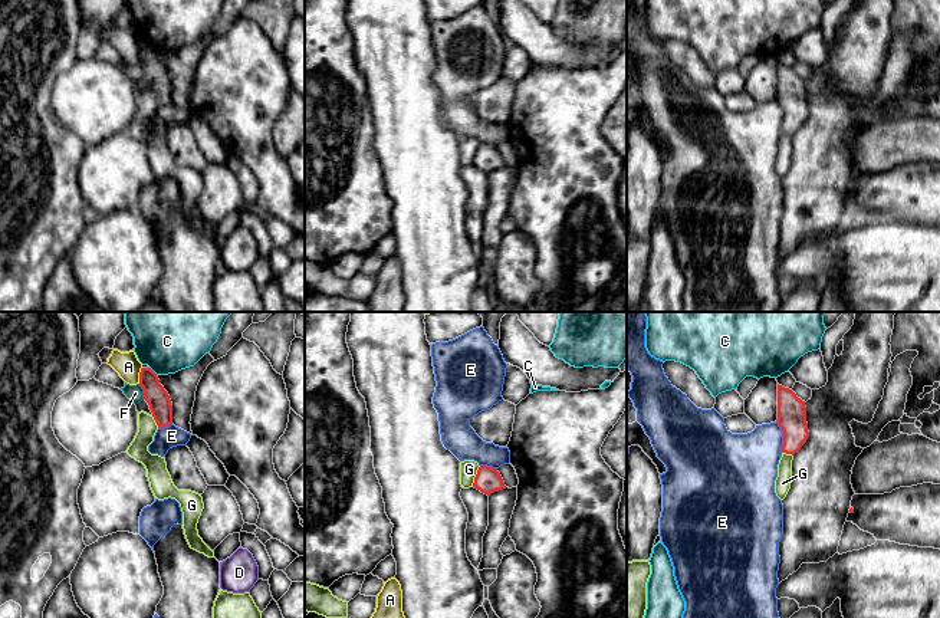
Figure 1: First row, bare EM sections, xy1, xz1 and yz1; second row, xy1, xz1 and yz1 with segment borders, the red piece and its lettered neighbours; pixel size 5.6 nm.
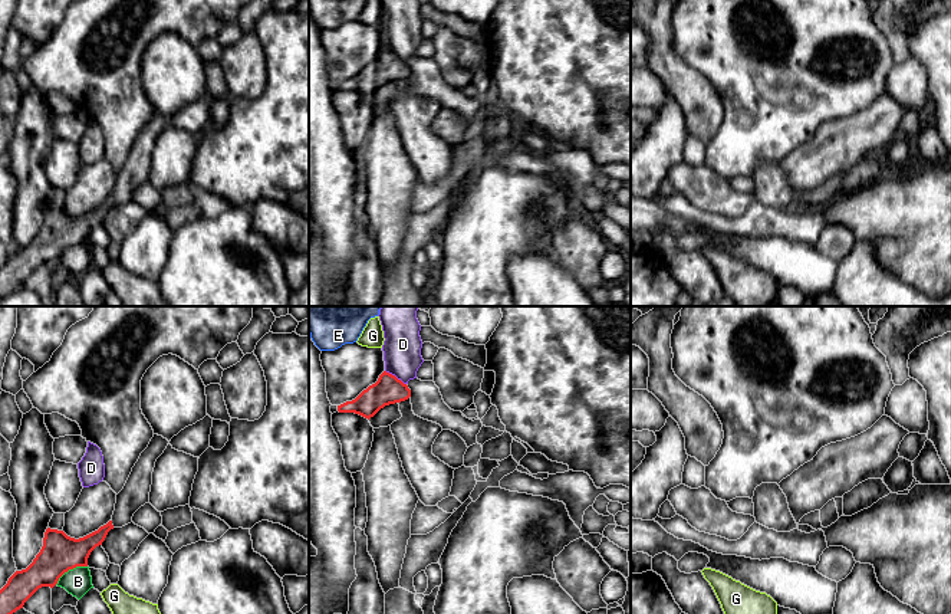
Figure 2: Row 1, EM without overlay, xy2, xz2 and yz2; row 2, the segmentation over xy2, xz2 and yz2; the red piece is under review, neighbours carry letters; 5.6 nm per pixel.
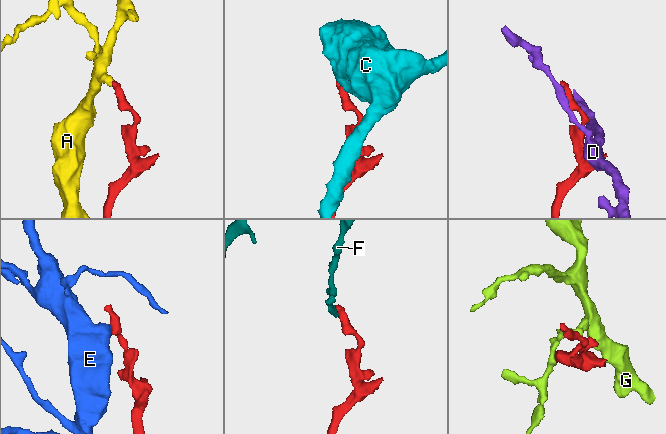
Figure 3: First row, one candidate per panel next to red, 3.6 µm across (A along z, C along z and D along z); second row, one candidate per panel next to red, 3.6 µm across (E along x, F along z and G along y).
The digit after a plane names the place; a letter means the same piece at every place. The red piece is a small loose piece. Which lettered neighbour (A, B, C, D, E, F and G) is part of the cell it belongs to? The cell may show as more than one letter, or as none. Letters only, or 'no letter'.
no letter

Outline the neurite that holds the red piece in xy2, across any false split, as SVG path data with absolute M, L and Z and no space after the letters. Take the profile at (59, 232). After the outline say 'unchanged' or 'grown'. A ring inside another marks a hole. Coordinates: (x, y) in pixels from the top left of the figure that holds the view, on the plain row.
M154 112L124 167L116 173L115 188L106 203L79 217L68 214L63 209L46 207L43 224L33 240L26 247L16 249L0 267L0 299L23 286L39 266L53 266L69 247L88 244L91 230L102 223L108 210L132 200L134 191L149 180L155 139L168 121L162 114Z; grown

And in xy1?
M141 46L139 63L158 106L172 102L172 83L168 70L160 62L158 53L151 46Z; unchanged

